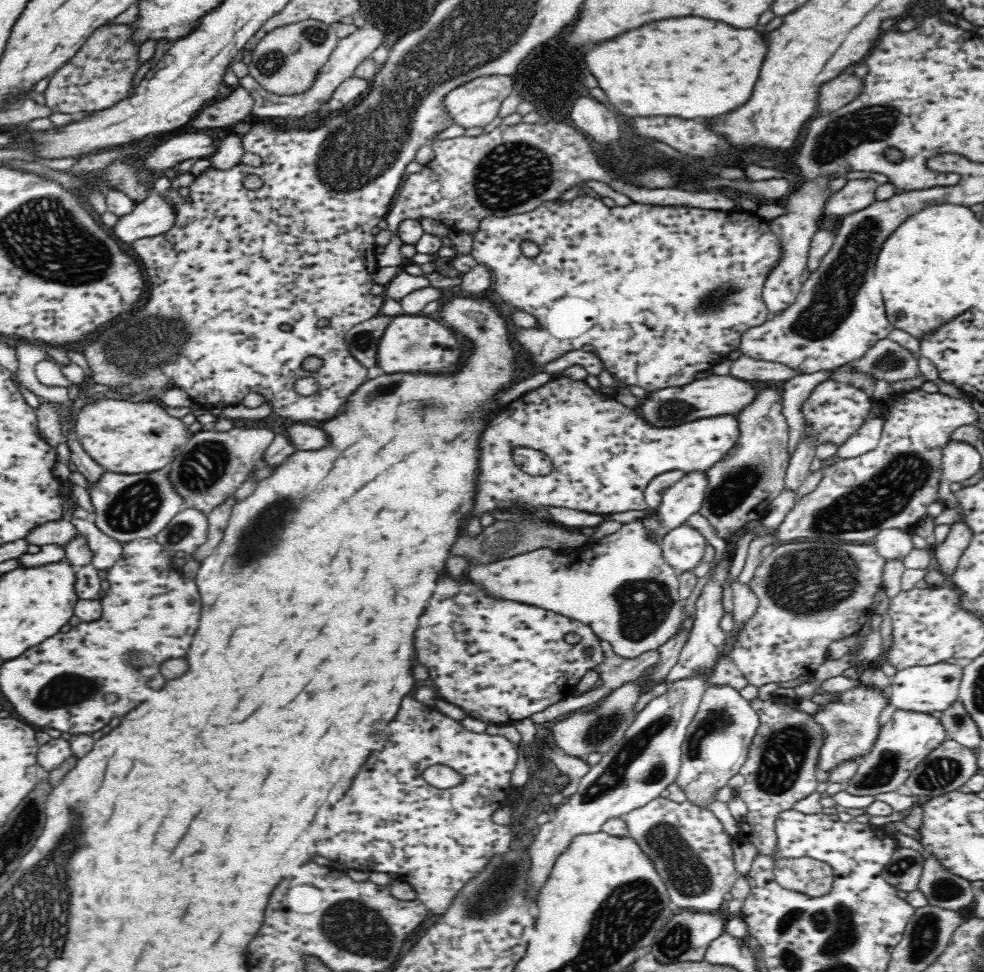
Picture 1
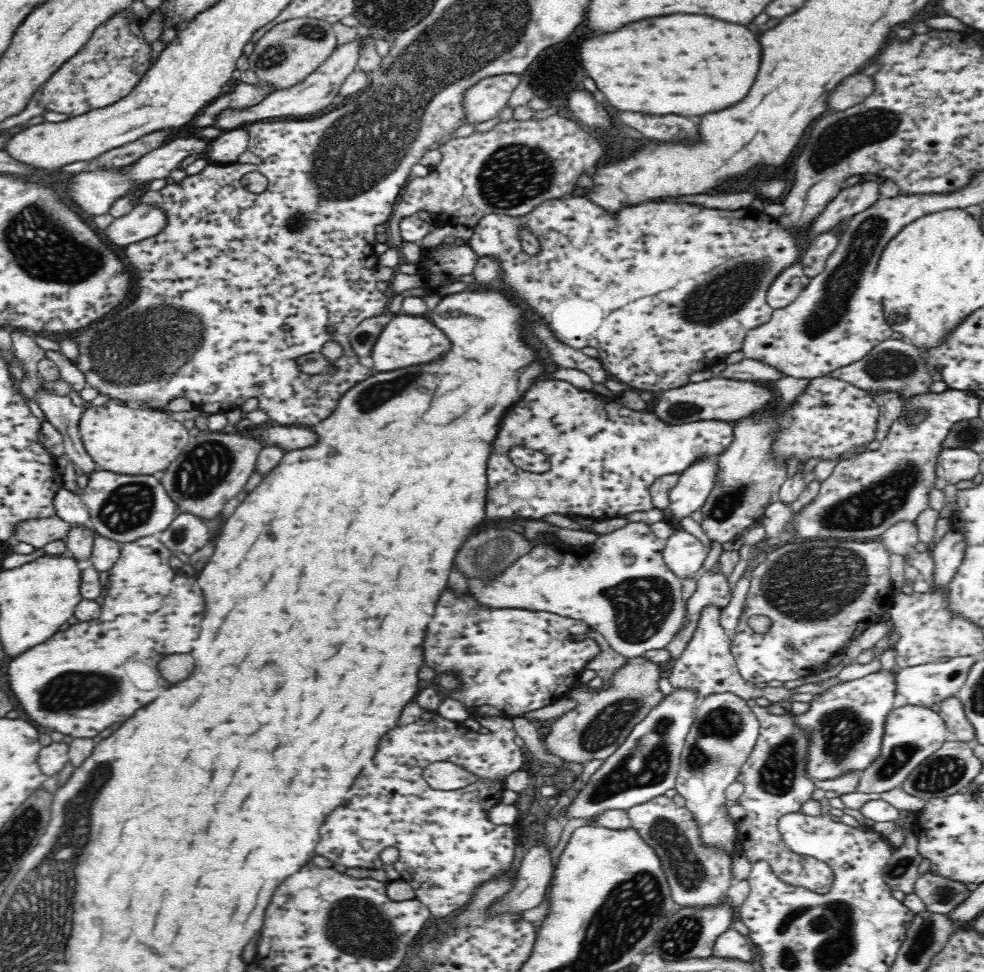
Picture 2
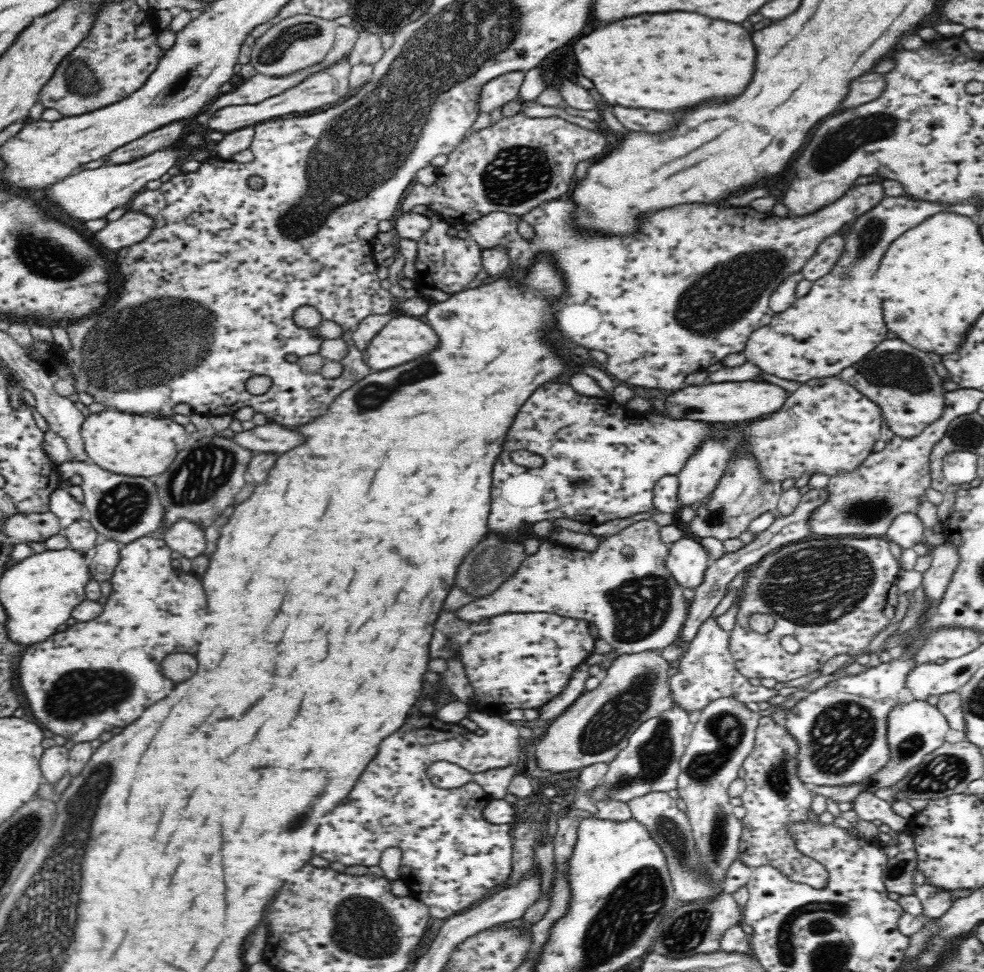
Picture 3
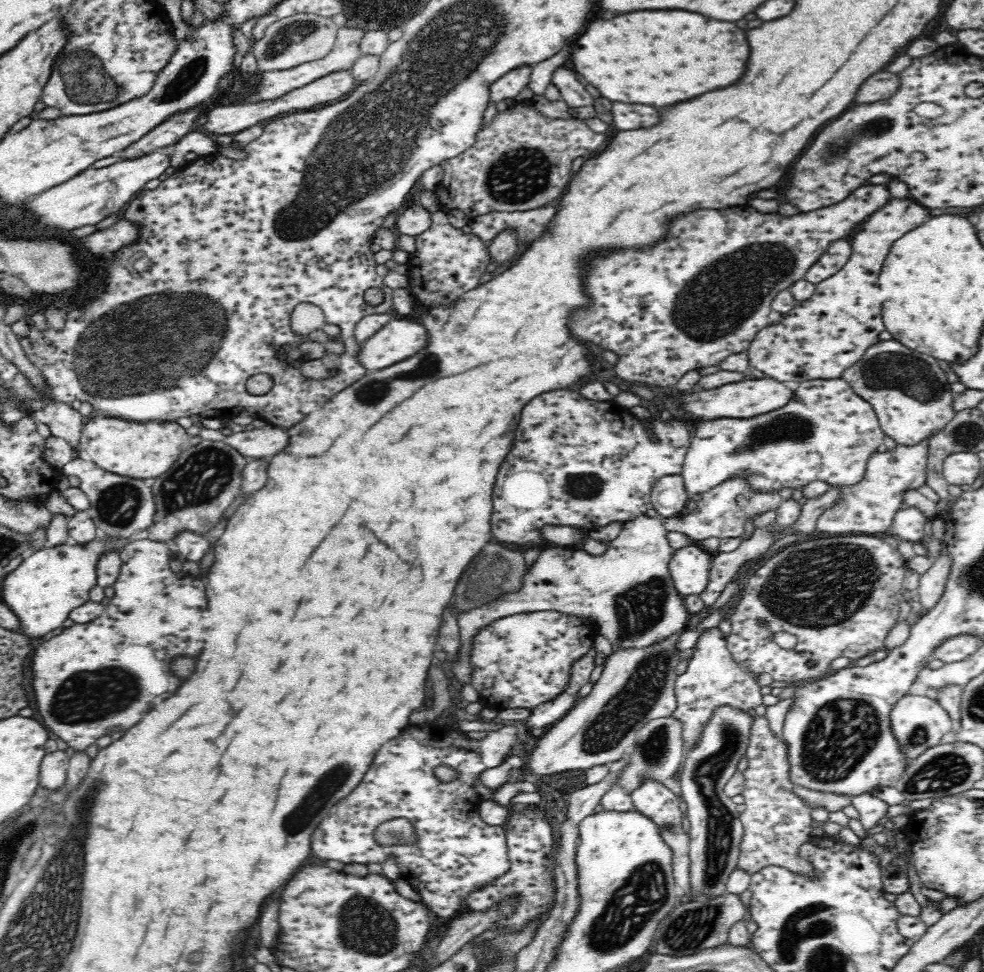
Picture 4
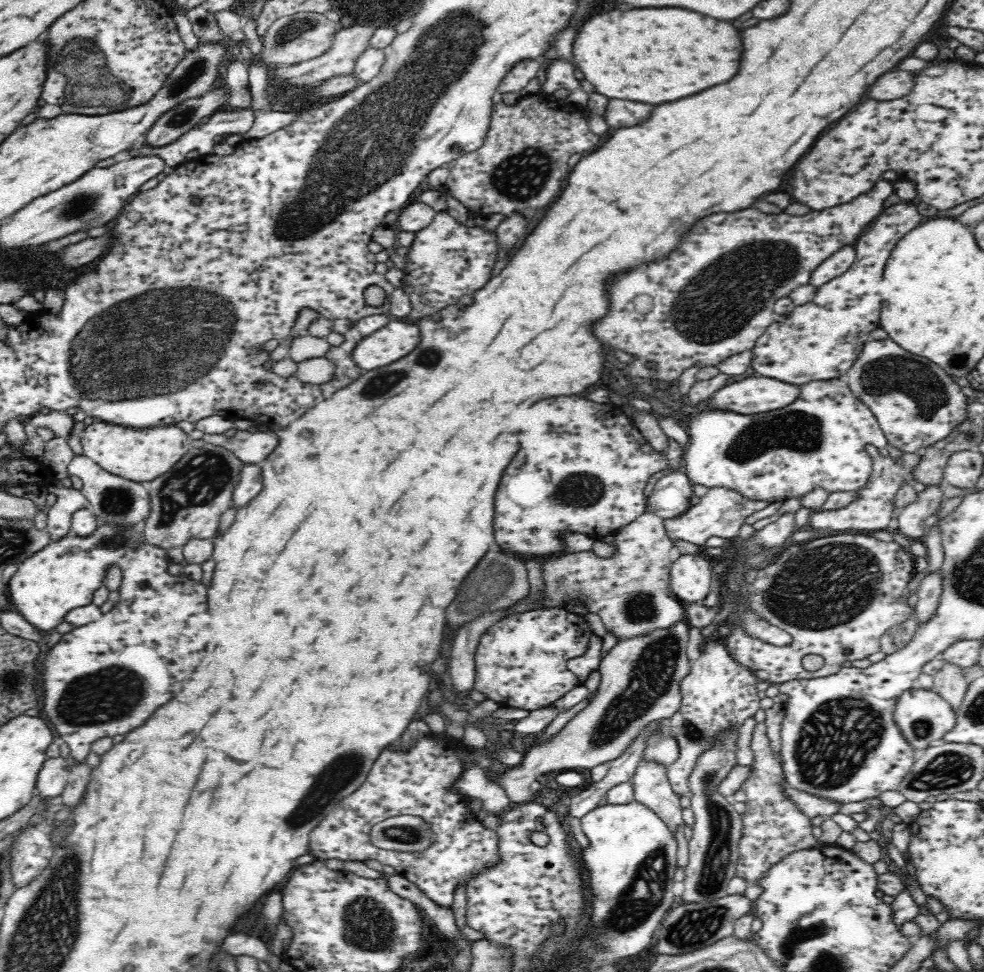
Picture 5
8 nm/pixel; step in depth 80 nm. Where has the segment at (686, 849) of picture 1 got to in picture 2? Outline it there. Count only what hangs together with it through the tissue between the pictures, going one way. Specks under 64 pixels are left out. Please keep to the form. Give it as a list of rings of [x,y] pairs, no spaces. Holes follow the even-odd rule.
[[[662,794],[628,808],[627,813],[632,826],[660,857],[661,867],[668,878],[676,905],[714,906],[724,901],[727,897],[726,890],[734,883],[731,873],[732,859],[720,849],[702,845],[698,837],[698,825],[690,811]]]

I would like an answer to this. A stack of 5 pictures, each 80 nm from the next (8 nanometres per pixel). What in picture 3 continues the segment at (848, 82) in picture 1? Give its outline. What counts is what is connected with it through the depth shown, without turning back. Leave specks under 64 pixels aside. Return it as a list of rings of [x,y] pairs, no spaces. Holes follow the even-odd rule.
[[[870,72],[860,76],[860,80],[854,80],[852,90],[848,98],[842,104],[842,110],[851,109],[861,104],[866,104],[882,96],[887,87],[885,74]]]

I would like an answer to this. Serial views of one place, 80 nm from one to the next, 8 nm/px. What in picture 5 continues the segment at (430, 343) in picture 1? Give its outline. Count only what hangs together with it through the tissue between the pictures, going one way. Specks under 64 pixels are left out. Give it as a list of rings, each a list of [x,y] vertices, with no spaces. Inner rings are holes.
[[[392,319],[387,325],[357,342],[352,350],[352,360],[364,370],[382,368],[412,352],[418,342],[418,325]]]

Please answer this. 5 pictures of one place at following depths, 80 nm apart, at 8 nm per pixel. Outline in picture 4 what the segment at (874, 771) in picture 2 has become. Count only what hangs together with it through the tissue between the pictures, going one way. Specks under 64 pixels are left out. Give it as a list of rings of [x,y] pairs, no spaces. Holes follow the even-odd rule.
[[[905,695],[898,700],[890,713],[891,729],[896,740],[900,743],[904,755],[910,759],[912,764],[920,754],[940,745],[940,740],[946,732],[952,730],[952,719],[946,709],[936,700],[928,696]]]

